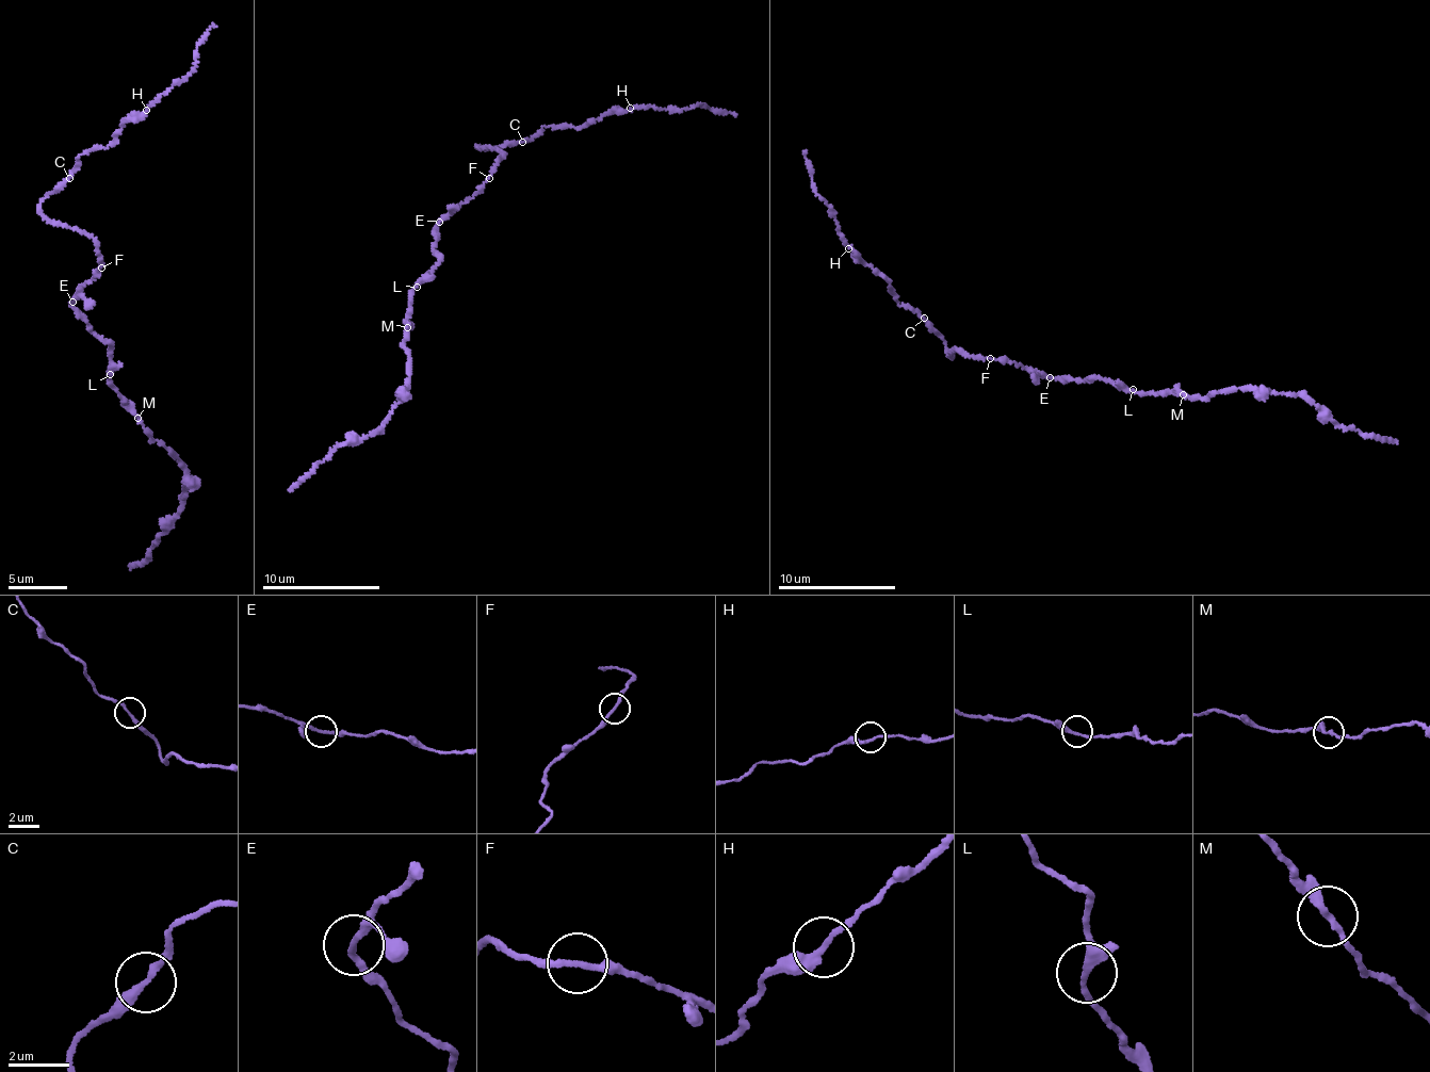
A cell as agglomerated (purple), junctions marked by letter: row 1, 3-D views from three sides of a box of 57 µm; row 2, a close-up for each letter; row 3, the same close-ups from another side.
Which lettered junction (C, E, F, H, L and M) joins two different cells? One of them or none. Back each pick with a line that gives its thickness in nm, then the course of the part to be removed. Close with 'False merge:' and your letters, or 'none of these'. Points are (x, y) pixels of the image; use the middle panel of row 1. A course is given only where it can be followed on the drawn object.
False merge: none of these

